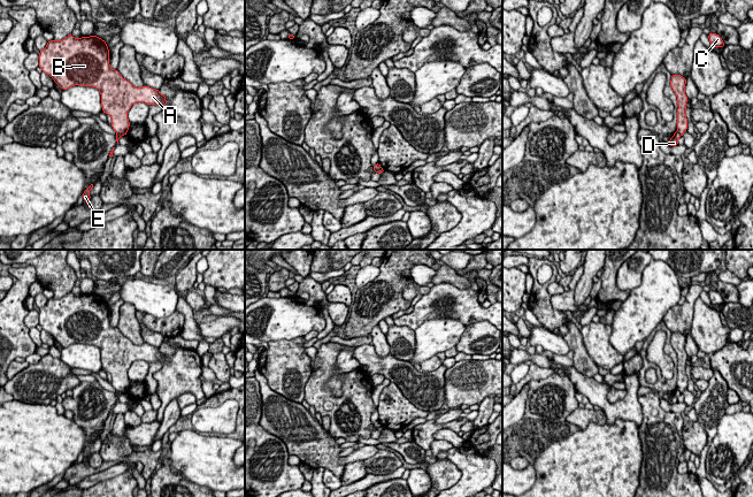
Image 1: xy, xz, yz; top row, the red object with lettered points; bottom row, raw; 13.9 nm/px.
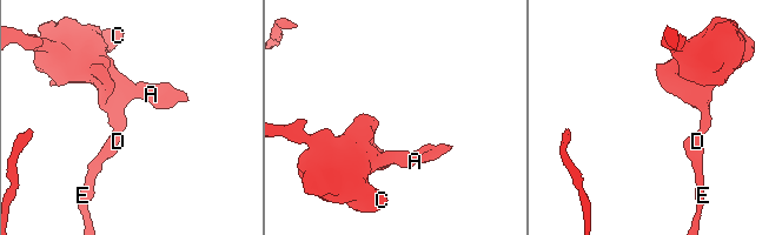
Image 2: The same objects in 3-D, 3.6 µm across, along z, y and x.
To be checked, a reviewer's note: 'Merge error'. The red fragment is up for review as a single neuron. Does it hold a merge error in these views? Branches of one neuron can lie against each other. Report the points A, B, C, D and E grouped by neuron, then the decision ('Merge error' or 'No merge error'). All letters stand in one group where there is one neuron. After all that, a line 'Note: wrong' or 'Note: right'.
Groups: A B C / D E. Merge error
Note: right

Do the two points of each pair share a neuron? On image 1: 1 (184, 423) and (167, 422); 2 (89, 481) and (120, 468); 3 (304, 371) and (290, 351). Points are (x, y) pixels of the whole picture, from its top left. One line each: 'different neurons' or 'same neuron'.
1: different neurons
2: same neuron
3: same neuron

